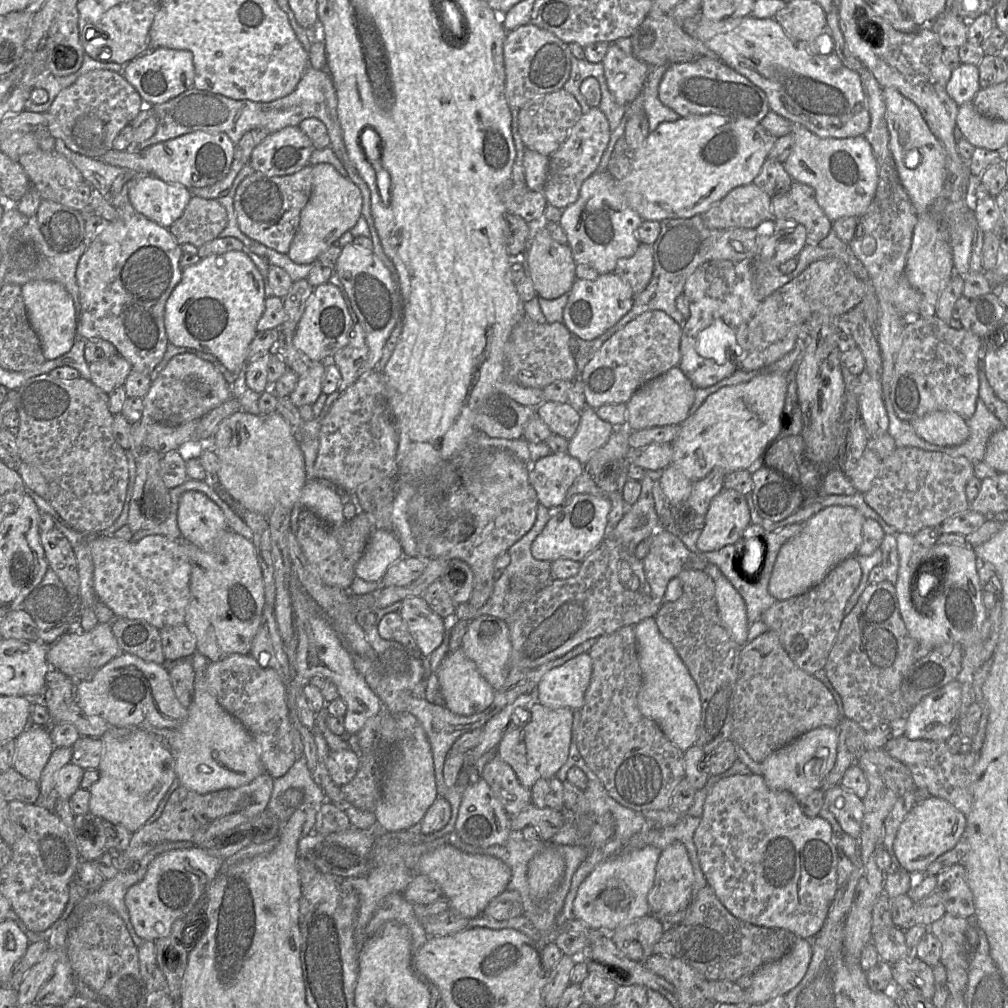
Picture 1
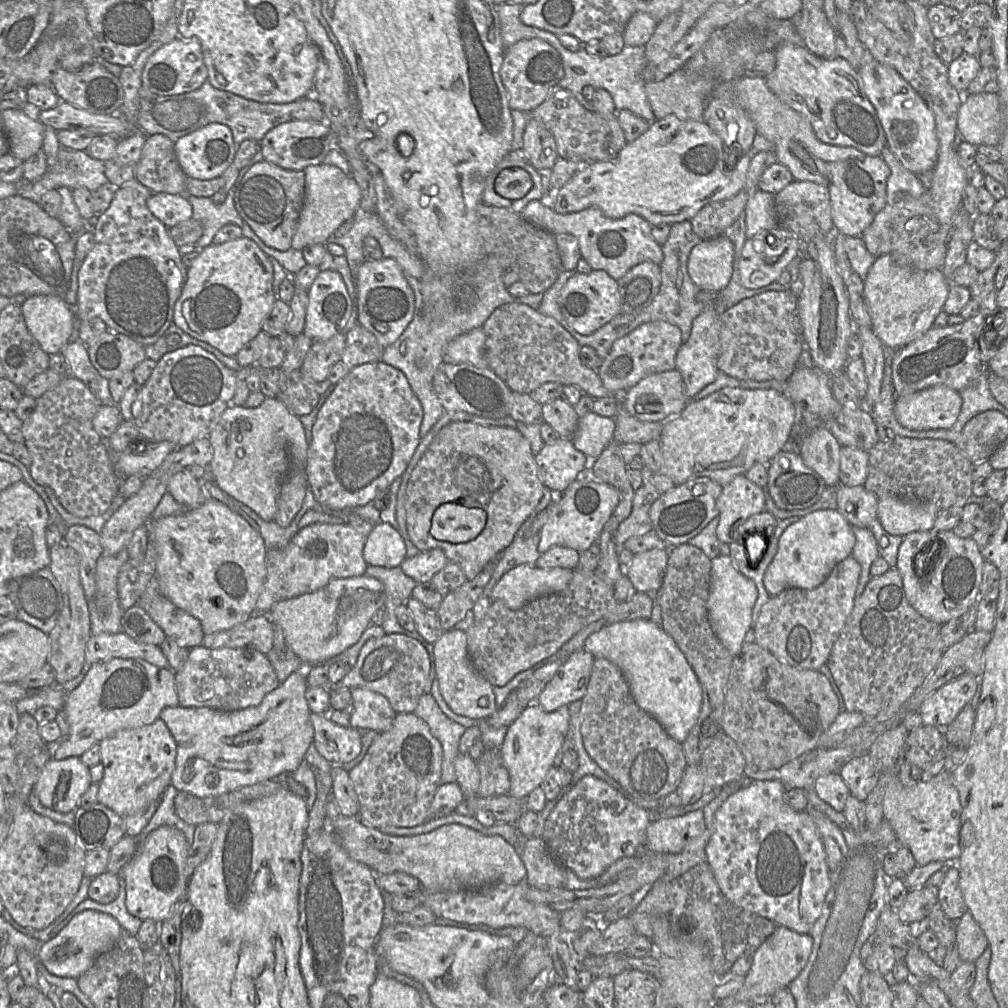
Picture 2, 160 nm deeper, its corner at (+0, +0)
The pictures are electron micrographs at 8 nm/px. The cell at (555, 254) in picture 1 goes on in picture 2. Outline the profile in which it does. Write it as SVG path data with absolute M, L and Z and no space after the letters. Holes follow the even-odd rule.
M669 115L650 124L636 140L626 143L615 159L583 166L559 190L553 210L567 214L596 207L612 219L636 214L651 225L691 220L705 205L744 190L753 154L756 153L725 156L721 139L705 122ZM729 158L733 167L729 167Z

